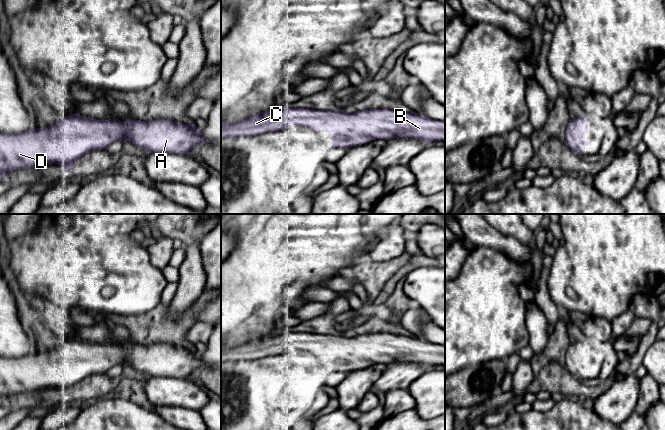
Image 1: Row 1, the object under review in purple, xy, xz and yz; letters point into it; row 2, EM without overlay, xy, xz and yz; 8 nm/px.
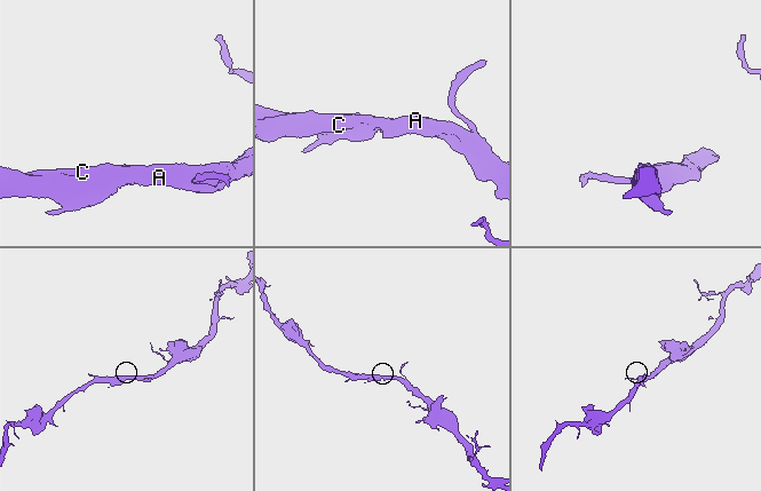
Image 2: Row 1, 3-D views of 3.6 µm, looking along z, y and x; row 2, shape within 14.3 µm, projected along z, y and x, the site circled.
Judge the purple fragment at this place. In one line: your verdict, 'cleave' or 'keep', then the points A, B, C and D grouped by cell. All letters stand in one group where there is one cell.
keep; groups A B C D

